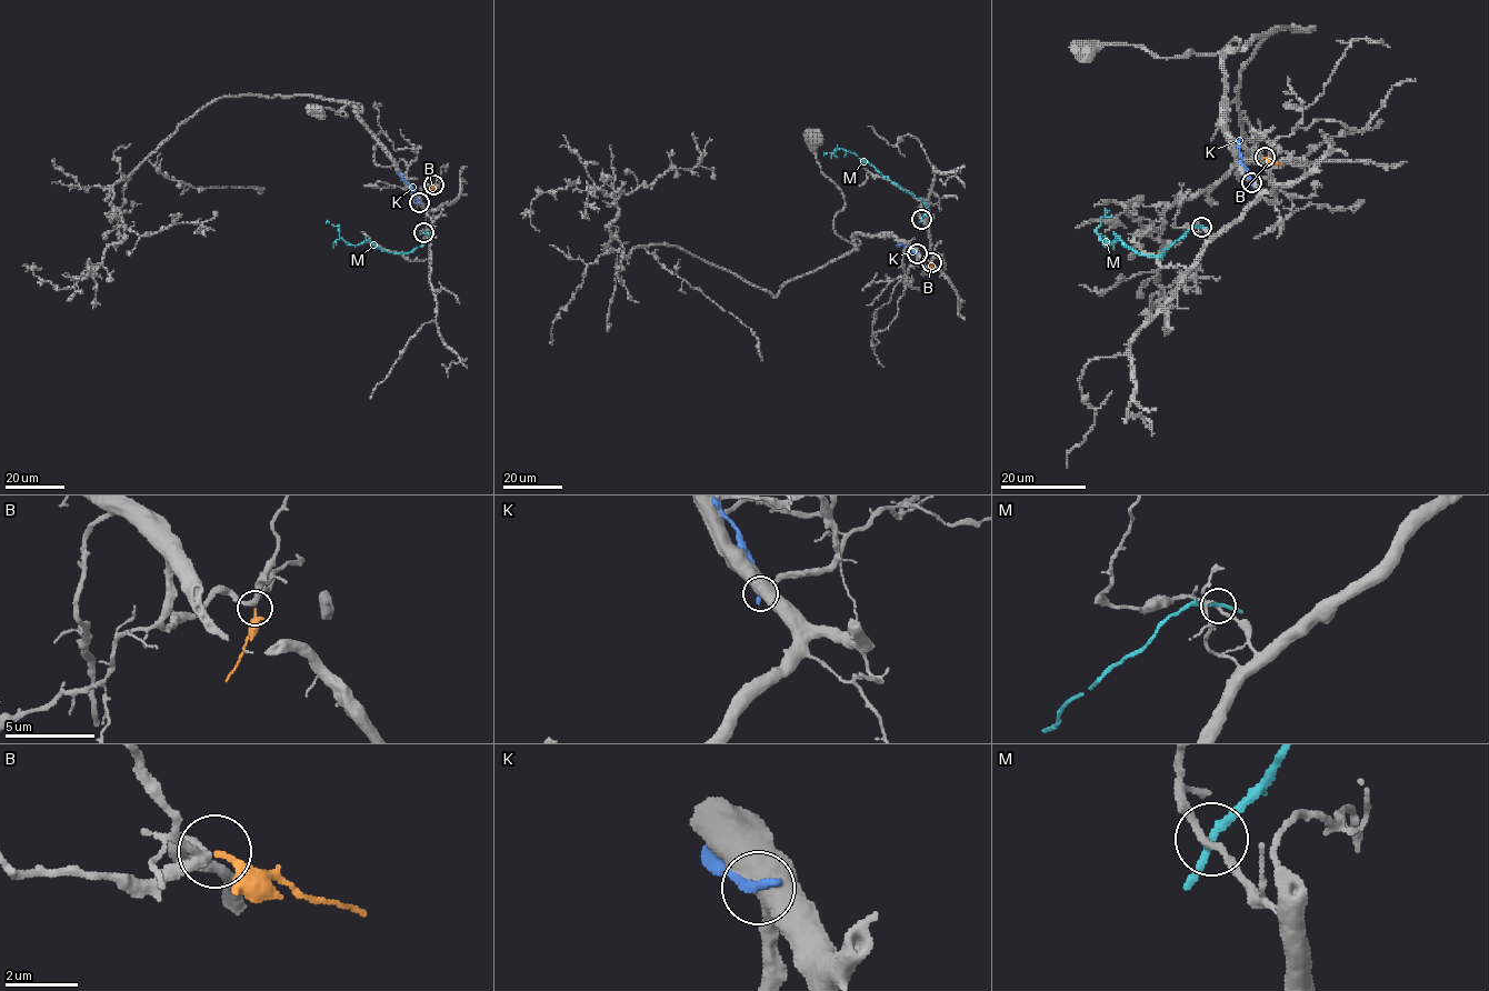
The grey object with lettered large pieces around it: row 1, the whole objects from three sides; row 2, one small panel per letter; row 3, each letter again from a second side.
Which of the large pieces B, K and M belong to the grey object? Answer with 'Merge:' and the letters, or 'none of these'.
Merge: B

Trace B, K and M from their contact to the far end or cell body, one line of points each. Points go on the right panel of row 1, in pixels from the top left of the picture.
B: (1263, 157), (1282, 164)
K: (1251, 182), (1240, 160), (1237, 143), (1240, 138)
M: (1201, 227), (1192, 227), (1161, 256), (1143, 256), (1118, 238), (1106, 246), (1099, 239), (1096, 231), (1109, 210)

